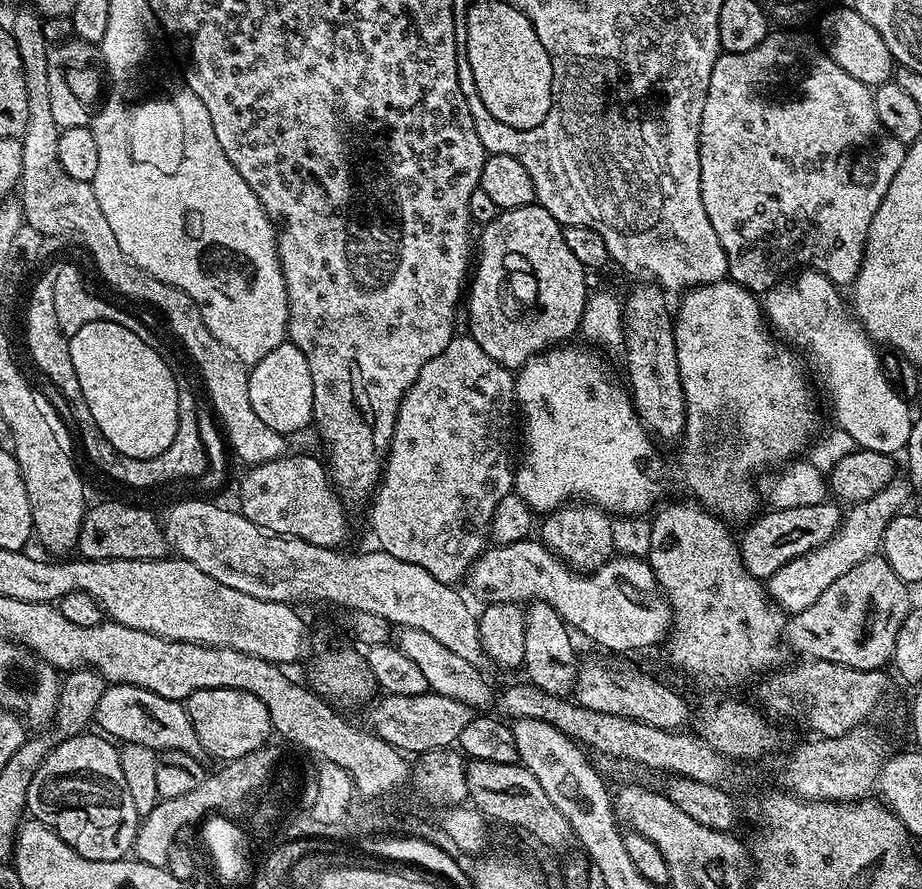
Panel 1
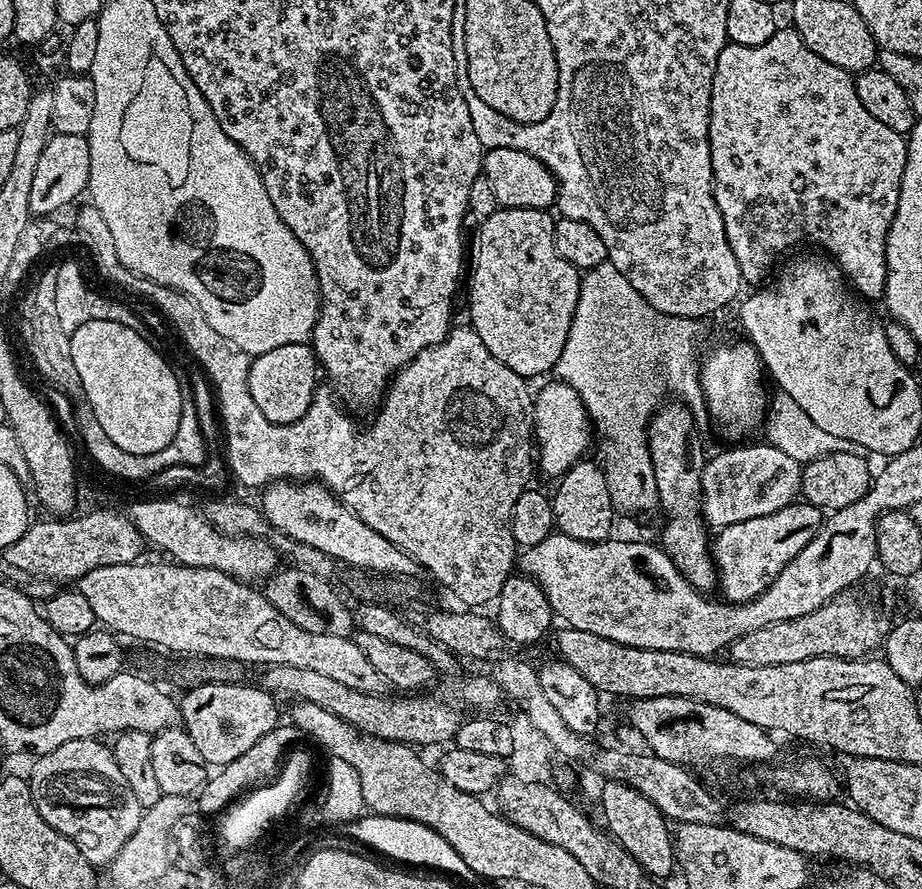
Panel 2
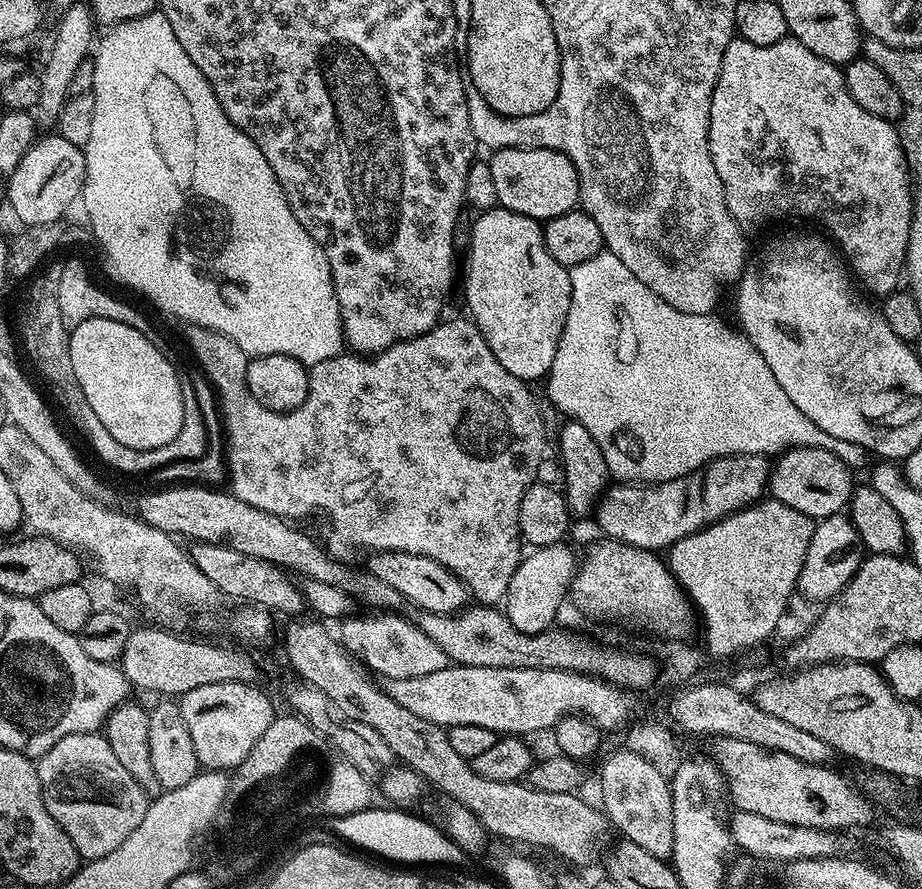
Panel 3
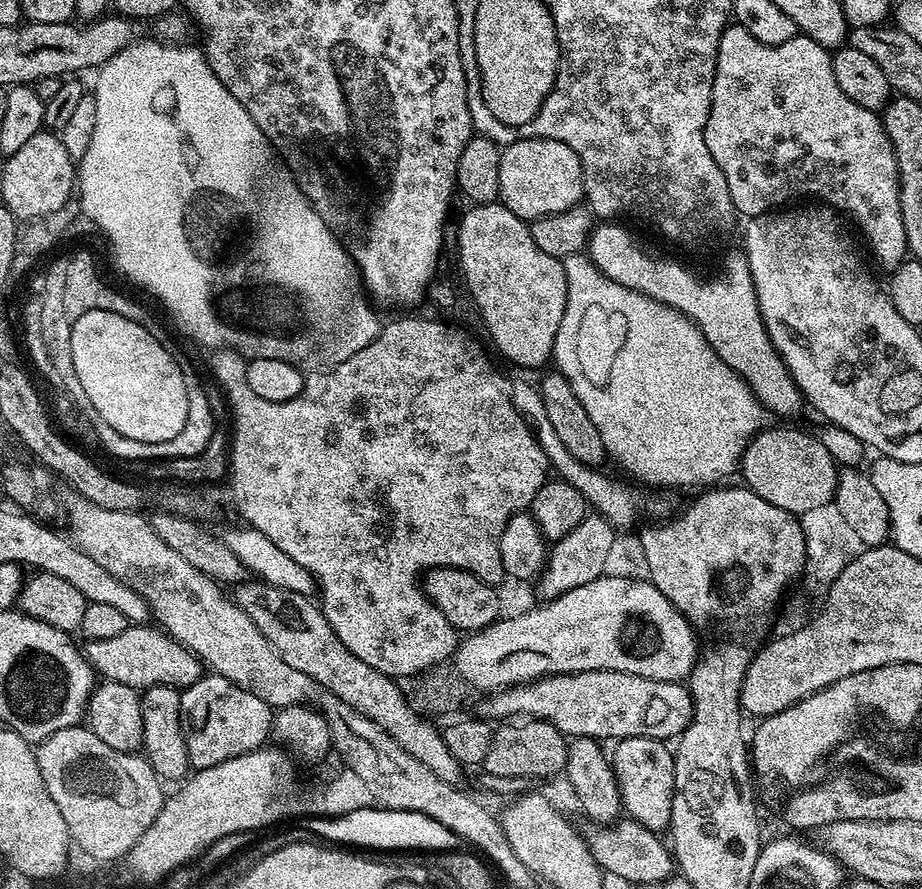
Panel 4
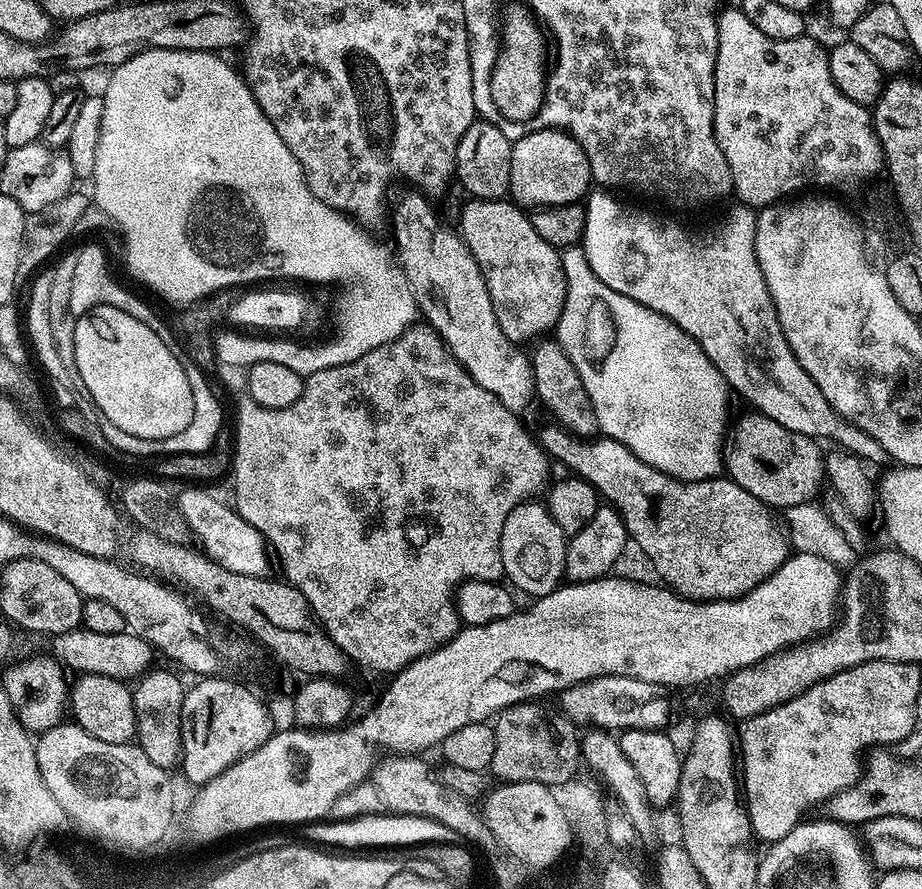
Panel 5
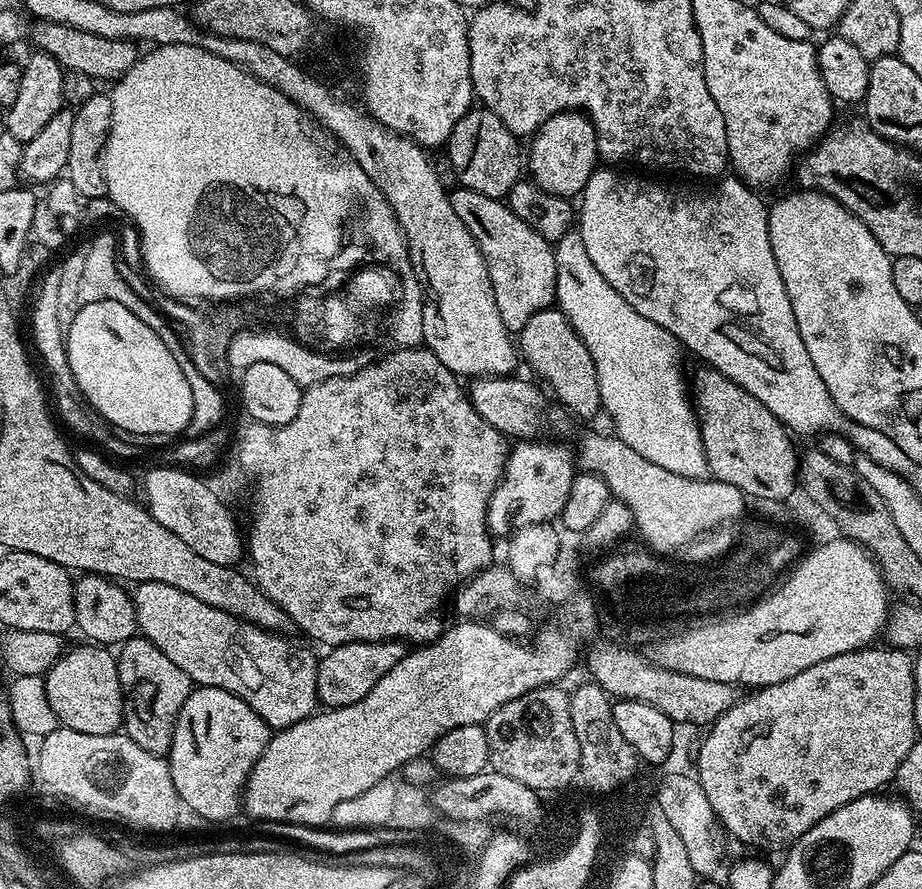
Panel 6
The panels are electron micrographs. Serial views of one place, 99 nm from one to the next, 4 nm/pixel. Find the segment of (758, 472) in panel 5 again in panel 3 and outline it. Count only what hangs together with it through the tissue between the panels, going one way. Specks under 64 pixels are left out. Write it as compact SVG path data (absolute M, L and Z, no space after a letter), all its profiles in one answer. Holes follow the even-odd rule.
M792 448L781 452L771 465L770 496L790 506L790 510L798 510L798 514L806 514L813 522L819 522L849 507L854 487L852 477L853 470L830 450Z

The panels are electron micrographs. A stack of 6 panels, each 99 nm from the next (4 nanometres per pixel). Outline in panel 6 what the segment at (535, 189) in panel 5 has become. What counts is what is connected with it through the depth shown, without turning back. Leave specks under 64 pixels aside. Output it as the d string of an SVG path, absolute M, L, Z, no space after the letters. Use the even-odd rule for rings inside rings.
M565 110L536 129L531 140L532 149L526 152L526 168L532 171L530 179L550 194L579 197L598 167L600 151L592 121L579 110Z

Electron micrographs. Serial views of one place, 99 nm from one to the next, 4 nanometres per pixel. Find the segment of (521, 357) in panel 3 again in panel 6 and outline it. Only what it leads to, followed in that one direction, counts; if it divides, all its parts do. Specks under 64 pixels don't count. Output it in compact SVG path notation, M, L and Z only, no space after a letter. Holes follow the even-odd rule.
M453 187L450 192L450 205L454 208L455 214L461 218L462 223L473 236L473 240L485 259L486 268L490 274L490 282L493 283L494 300L497 302L498 313L509 333L519 333L526 322L538 310L553 307L556 298L556 249L538 230L526 226L514 210L508 208L504 200L486 198L486 194L478 194L469 188Z

